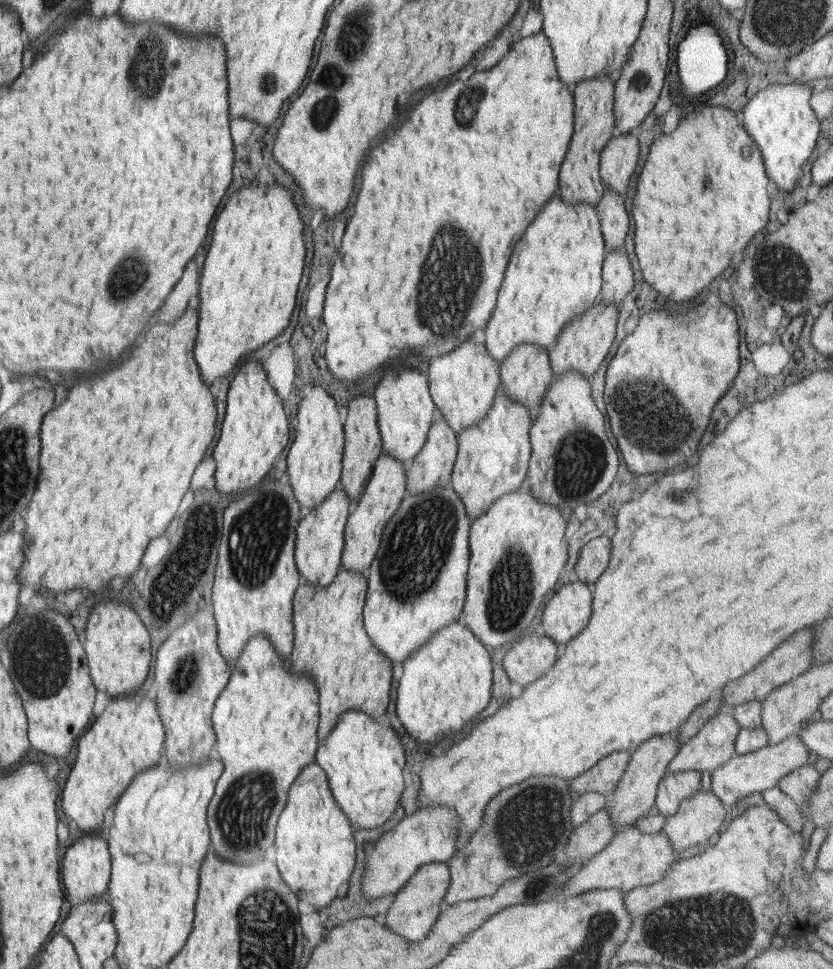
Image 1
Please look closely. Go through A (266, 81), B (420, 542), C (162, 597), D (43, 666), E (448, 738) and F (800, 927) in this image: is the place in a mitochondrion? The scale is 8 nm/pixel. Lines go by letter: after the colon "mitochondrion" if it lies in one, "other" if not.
A: mitochondrion
B: mitochondrion
C: mitochondrion
D: mitochondrion
E: other
F: other

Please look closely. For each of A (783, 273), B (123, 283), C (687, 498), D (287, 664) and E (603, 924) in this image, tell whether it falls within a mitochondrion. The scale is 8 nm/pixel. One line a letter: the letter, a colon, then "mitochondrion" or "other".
A: mitochondrion
B: mitochondrion
C: mitochondrion
D: other
E: mitochondrion

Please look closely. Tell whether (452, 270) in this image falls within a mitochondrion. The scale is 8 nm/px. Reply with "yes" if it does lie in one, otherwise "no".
yes

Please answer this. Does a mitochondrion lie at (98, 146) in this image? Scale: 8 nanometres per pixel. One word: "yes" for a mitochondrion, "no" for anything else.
no

